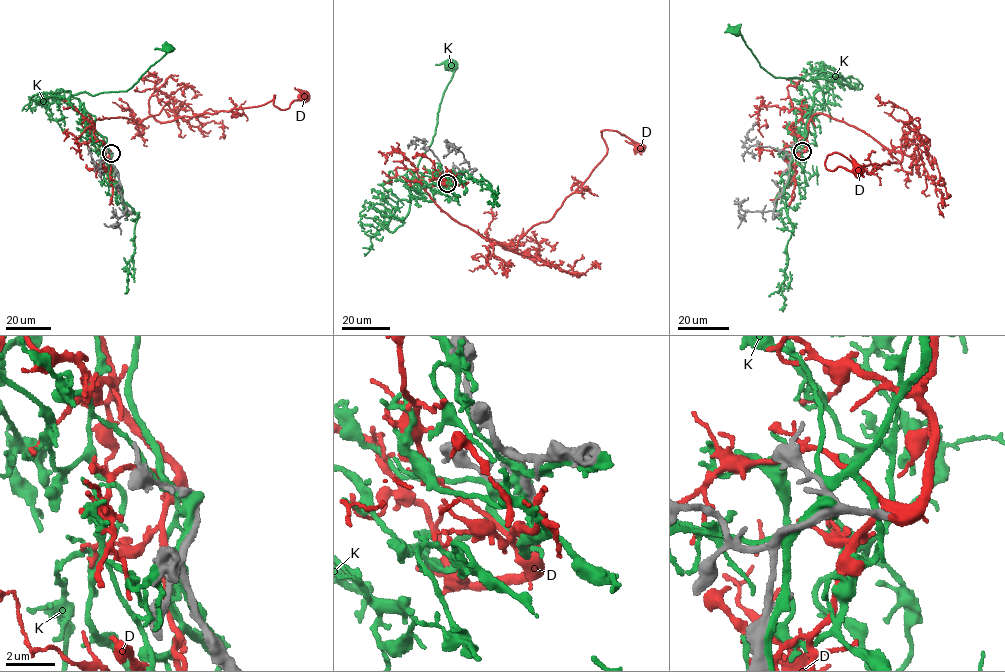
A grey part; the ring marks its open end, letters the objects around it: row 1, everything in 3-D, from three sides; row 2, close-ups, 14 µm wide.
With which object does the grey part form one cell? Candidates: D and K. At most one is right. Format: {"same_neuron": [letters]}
{"same_neuron": ["D"]}

